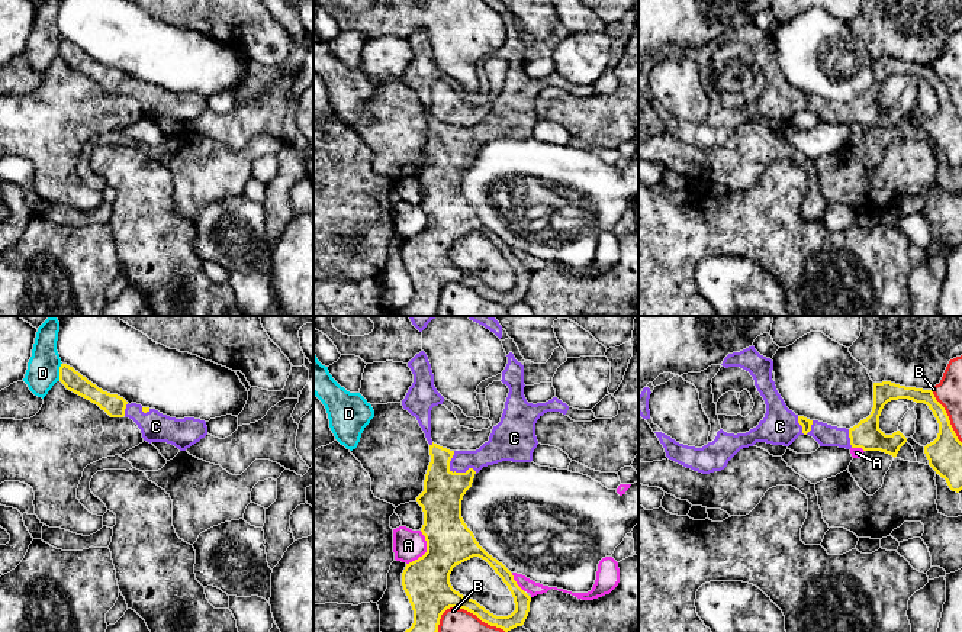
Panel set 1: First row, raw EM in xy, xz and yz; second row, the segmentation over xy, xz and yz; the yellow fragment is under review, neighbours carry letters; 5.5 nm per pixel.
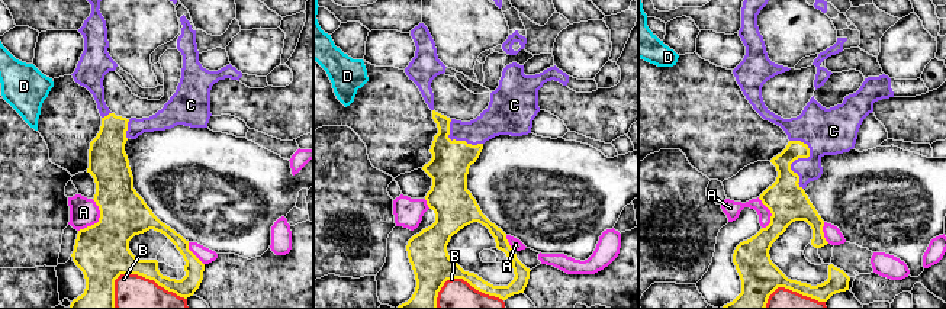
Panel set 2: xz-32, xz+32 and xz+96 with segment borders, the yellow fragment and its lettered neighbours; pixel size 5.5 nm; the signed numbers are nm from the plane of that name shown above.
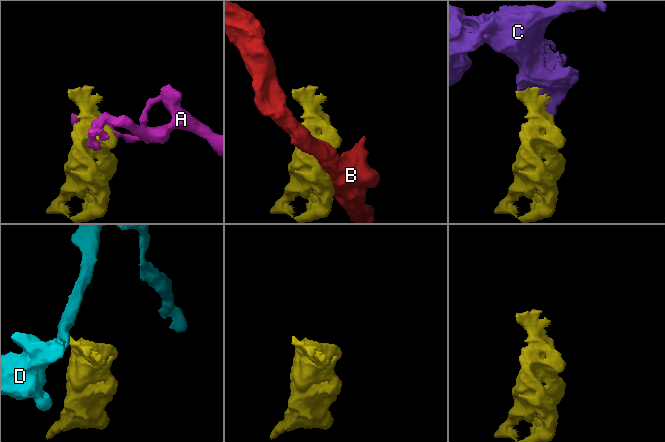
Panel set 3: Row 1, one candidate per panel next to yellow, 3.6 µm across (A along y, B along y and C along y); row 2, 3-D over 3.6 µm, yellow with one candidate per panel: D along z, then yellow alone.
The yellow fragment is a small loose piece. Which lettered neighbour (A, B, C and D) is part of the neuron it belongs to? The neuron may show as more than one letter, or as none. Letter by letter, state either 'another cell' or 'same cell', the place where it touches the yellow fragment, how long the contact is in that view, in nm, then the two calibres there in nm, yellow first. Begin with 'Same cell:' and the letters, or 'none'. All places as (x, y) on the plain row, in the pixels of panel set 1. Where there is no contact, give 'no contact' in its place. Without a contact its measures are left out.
Same cell: C
A: another cell; meets yellow in xz at (427, 226); contact 200 nm long; 260 nm thick on the yellow side, 180 nm on the other
B: another cell; meets yellow in xz at (463, 283); contact 400 nm long; 260 nm thick on the yellow side, 280 nm on the other
C: same cell; meets yellow in xz at (454, 147); contact 180 nm long; 220 nm thick on the yellow side, 140 nm on the other
D: another cell; meets yellow in xy at (60, 47); contact 110 nm long; 110 nm thick on the yellow side, 180 nm on the other

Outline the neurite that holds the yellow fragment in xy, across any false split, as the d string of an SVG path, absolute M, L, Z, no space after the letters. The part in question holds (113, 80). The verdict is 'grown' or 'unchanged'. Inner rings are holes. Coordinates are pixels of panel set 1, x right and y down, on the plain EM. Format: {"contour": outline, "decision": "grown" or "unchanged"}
{"contour": "M67 39L59 42L59 57L67 65L97 80L110 93L125 91L132 94L141 104L144 116L149 119L167 117L180 126L186 126L207 110L205 96L194 93L176 94L155 84L142 83L136 78L129 80L123 72L103 67Z", "decision": "grown"}

